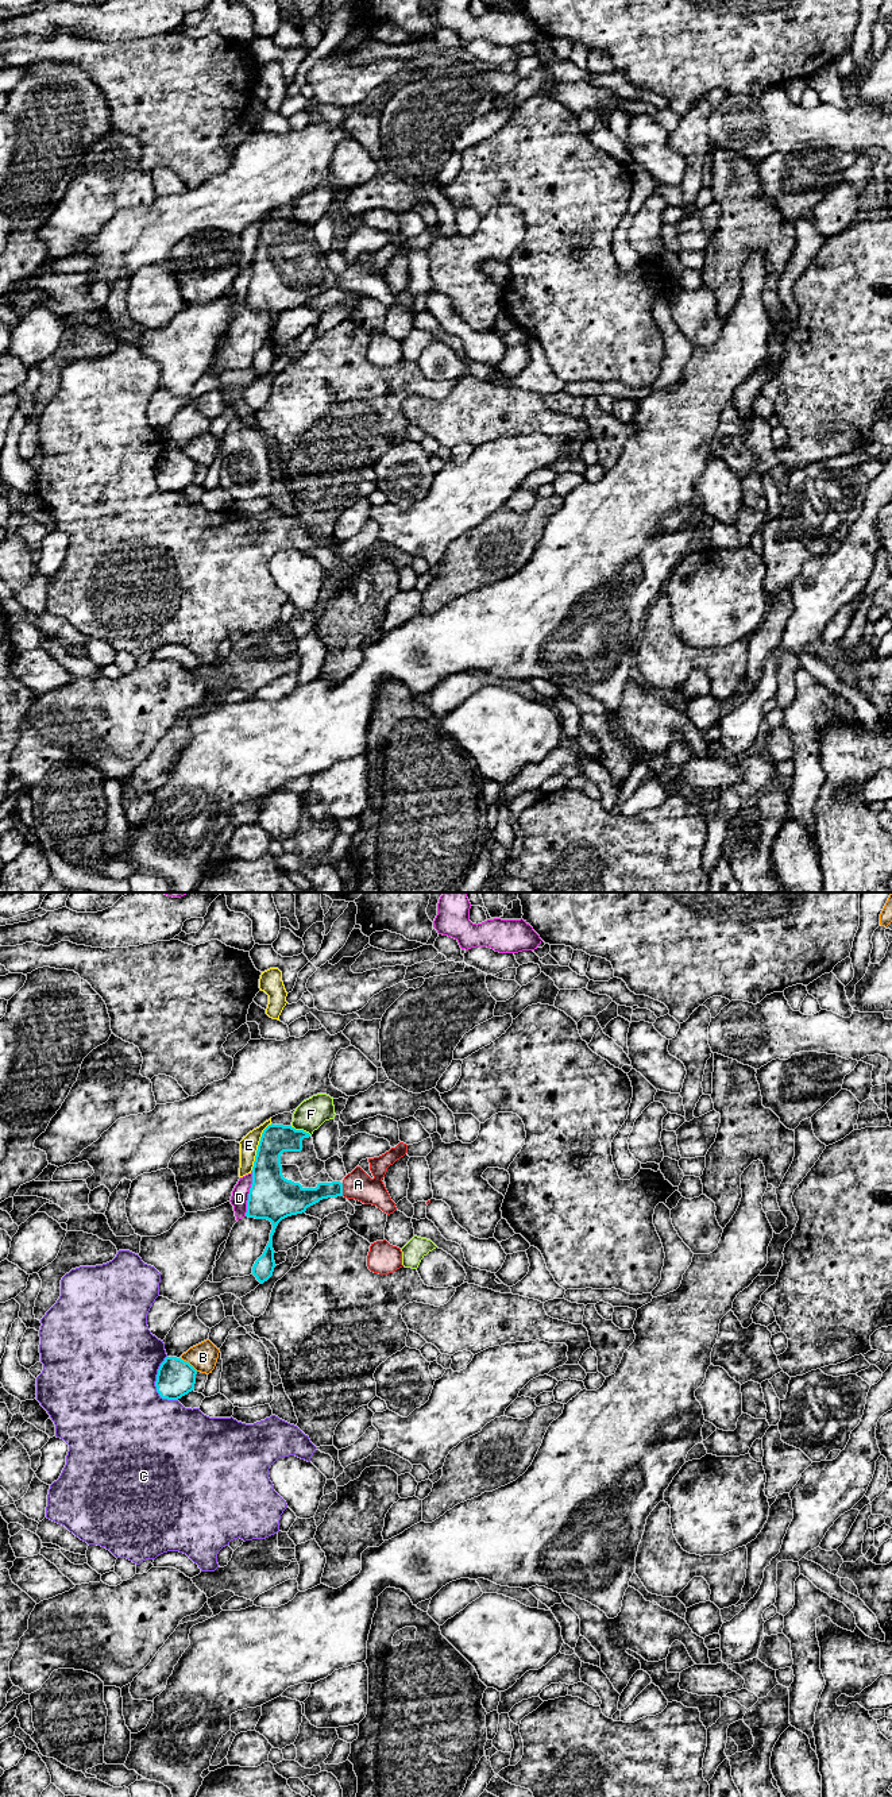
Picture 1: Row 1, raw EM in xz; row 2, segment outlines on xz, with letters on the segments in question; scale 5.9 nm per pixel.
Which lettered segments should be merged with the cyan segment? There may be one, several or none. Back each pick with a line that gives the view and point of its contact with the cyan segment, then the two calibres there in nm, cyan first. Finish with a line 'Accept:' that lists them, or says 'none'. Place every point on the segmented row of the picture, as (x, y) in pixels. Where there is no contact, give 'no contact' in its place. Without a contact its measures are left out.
A: xz (342, 1190) | 130/170 nm
Accept: A

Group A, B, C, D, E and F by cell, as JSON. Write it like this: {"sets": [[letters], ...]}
{"sets": [["A"], ["B"], ["C"], ["D"], ["E"], ["F"]]}

